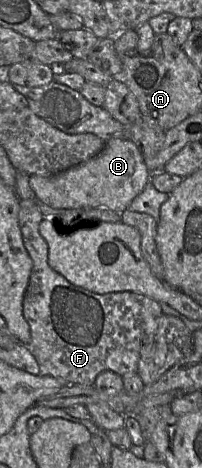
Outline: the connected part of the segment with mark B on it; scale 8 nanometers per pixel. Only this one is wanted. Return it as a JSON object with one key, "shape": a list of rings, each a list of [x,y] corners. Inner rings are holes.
{"shape":[[[114,136],[90,160],[52,176],[30,175],[29,185],[36,199],[55,209],[106,208],[121,214],[143,191],[152,174],[132,141]]]}

